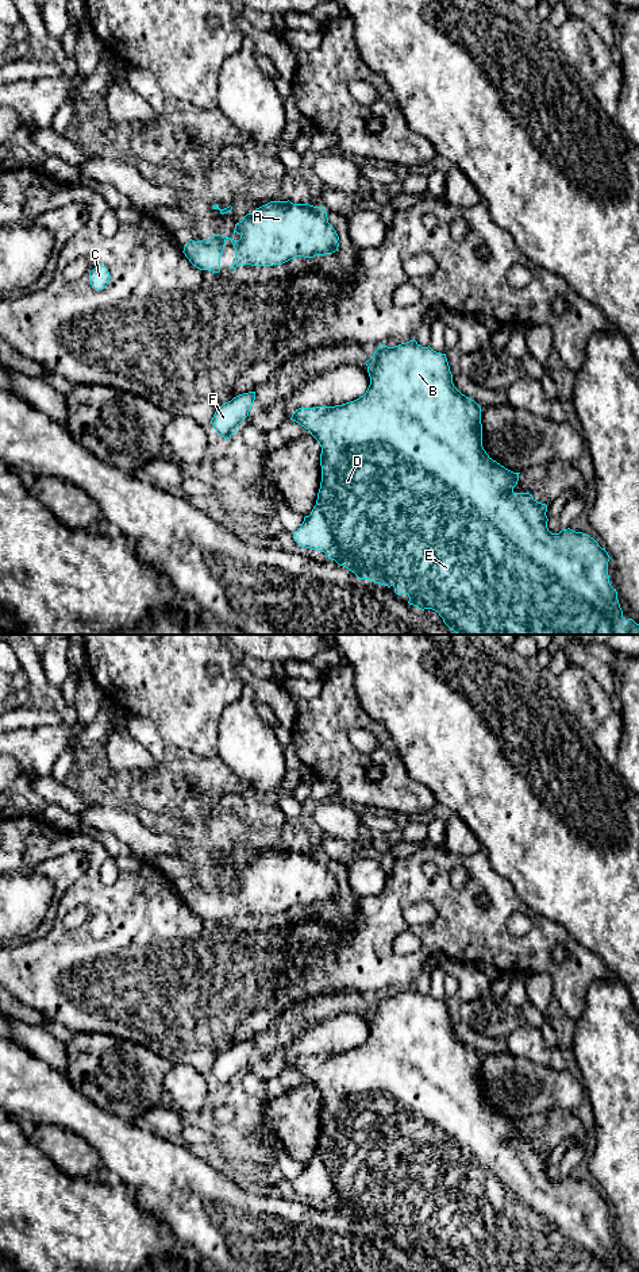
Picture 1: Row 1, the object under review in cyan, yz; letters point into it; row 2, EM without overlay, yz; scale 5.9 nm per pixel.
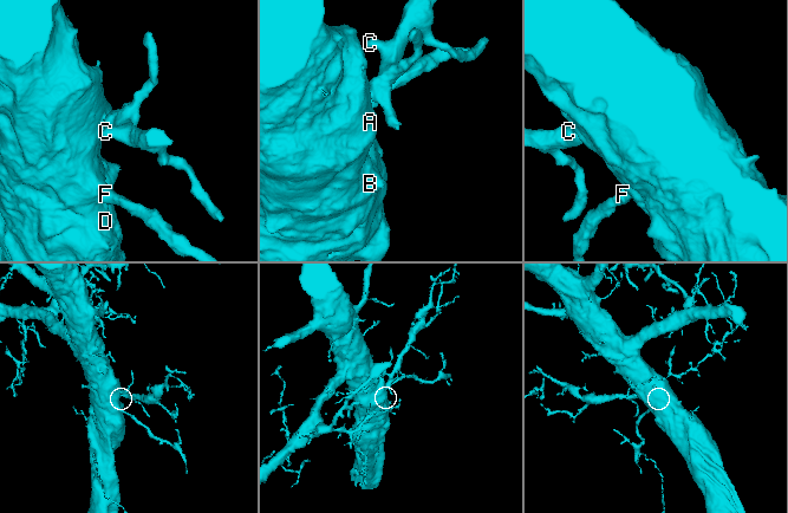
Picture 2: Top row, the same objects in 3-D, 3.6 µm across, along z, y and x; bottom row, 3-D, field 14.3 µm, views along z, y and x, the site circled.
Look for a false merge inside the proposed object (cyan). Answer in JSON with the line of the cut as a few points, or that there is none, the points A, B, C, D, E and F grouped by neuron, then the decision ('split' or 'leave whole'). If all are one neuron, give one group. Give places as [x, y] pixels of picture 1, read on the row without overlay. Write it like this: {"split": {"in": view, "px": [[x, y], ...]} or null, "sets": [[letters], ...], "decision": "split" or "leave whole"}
{"split": null, "sets": [["A", "B", "C", "D", "E", "F"]], "decision": "leave whole"}

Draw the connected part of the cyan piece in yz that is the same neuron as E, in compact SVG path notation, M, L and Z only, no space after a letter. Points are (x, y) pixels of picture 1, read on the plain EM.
M413 987L394 995L381 992L365 1011L370 1033L363 1044L335 1055L299 1056L290 1065L308 1078L322 1095L322 1130L316 1153L293 1180L300 1195L324 1200L359 1227L393 1234L396 1242L409 1245L409 1253L438 1260L444 1272L636 1272L632 1267L623 1265L617 1240L609 1231L611 1206L605 1196L589 1183L570 1176L551 1182L547 1176L547 1153L538 1150L530 1141L515 1141L520 1121L505 1117L486 1102L482 1095L481 1055L454 1034L446 1002L436 1001L430 994L421 995Z

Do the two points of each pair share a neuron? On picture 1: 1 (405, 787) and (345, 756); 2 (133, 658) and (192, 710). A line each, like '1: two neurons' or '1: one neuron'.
1: one neuron
2: one neuron

